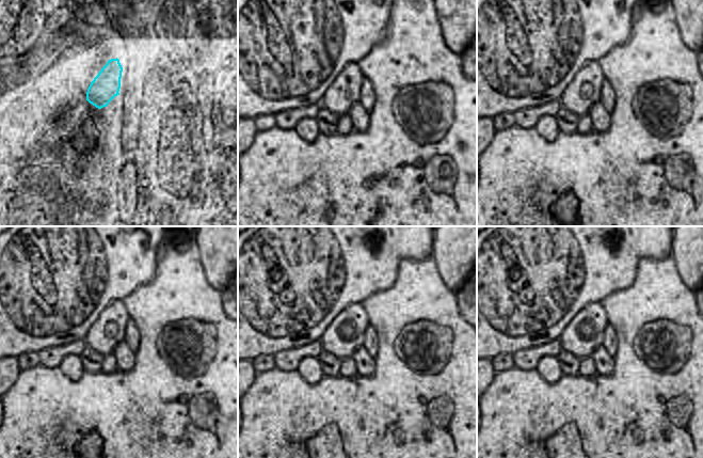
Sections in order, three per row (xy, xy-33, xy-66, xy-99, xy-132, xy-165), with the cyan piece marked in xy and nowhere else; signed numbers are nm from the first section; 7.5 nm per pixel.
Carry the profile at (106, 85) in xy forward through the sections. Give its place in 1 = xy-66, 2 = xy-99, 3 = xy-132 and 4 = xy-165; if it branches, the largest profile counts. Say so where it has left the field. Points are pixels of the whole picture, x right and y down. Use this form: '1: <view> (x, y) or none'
1: xy-66 (584, 92)
2: xy-99 (108, 331)
3: xy-132 (346, 334)
4: xy-165 (586, 333)

